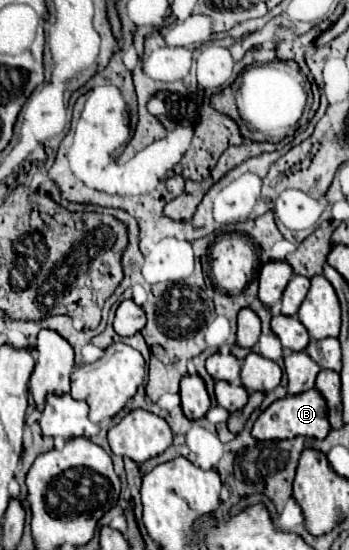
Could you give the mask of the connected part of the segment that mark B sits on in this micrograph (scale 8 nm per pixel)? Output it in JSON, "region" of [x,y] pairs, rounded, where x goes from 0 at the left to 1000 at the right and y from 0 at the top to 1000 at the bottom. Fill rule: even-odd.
{"region":[[[891,705],[862,716],[817,720],[788,727],[765,745],[748,749],[725,775],[725,793],[736,800],[817,800],[817,796],[845,796],[845,793],[891,793],[891,796],[931,796],[948,782],[943,760],[937,760],[937,731],[920,720],[914,709]]]}

